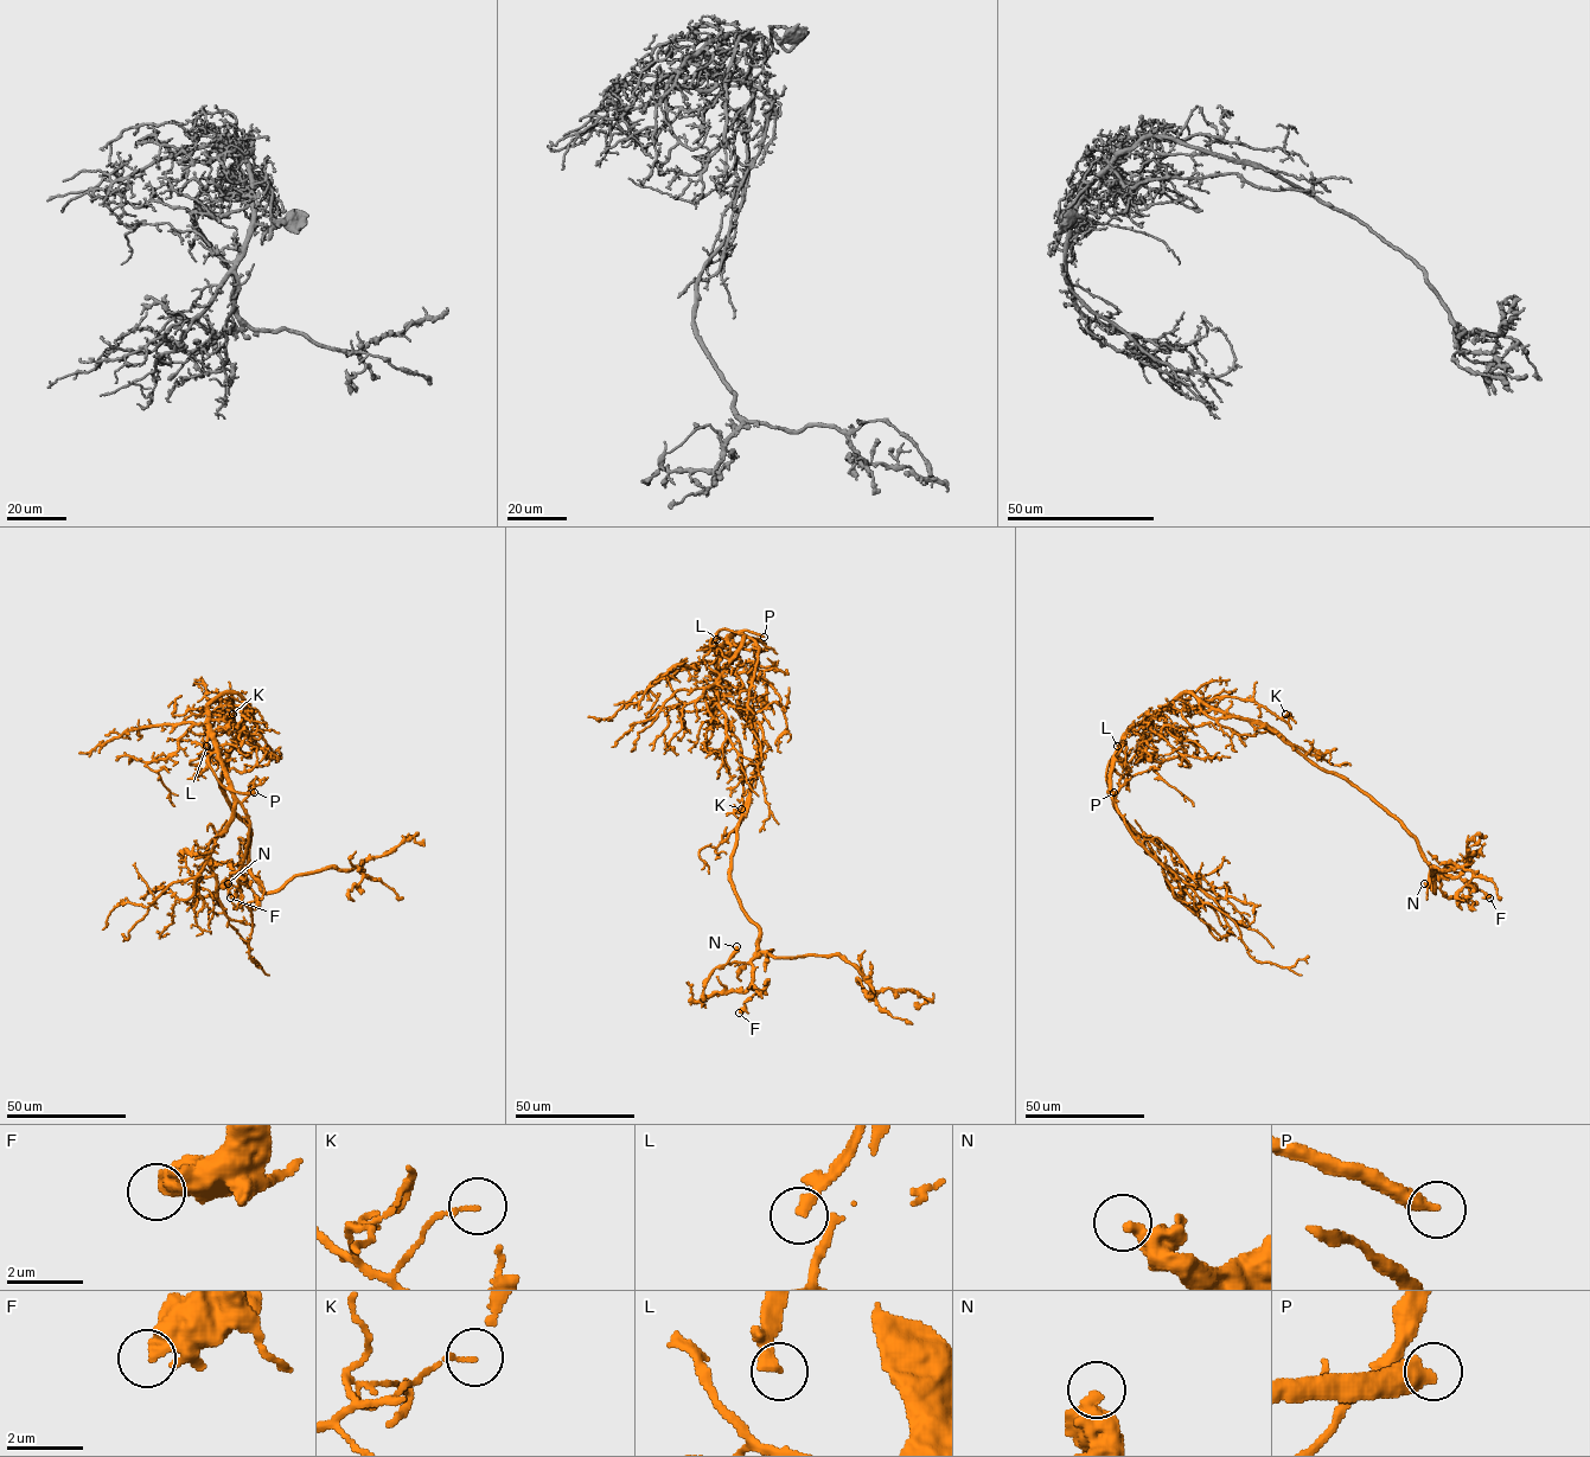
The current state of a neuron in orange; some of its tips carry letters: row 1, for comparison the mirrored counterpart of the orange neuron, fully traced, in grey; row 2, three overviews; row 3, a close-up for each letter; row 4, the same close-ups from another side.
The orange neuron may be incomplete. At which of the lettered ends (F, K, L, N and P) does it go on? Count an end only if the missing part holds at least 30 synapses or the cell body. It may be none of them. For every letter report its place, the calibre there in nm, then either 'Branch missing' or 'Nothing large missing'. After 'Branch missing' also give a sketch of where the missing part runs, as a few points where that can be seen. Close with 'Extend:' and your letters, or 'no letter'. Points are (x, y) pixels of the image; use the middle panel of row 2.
F: Place: (739, 1013). Thickness 320 nm. Nothing large missing
K: Place: (741, 809). Thickness 110 nm. Nothing large missing
L: Place: (716, 639). Thickness 320 nm. Nothing large missing
N: Place: (736, 946). Thickness 440 nm. Nothing large missing
P: Place: (764, 637). Thickness 480 nm. Branch missing. Course of what is missing: (764, 637), (776, 640), (785, 633)
Extend: P

